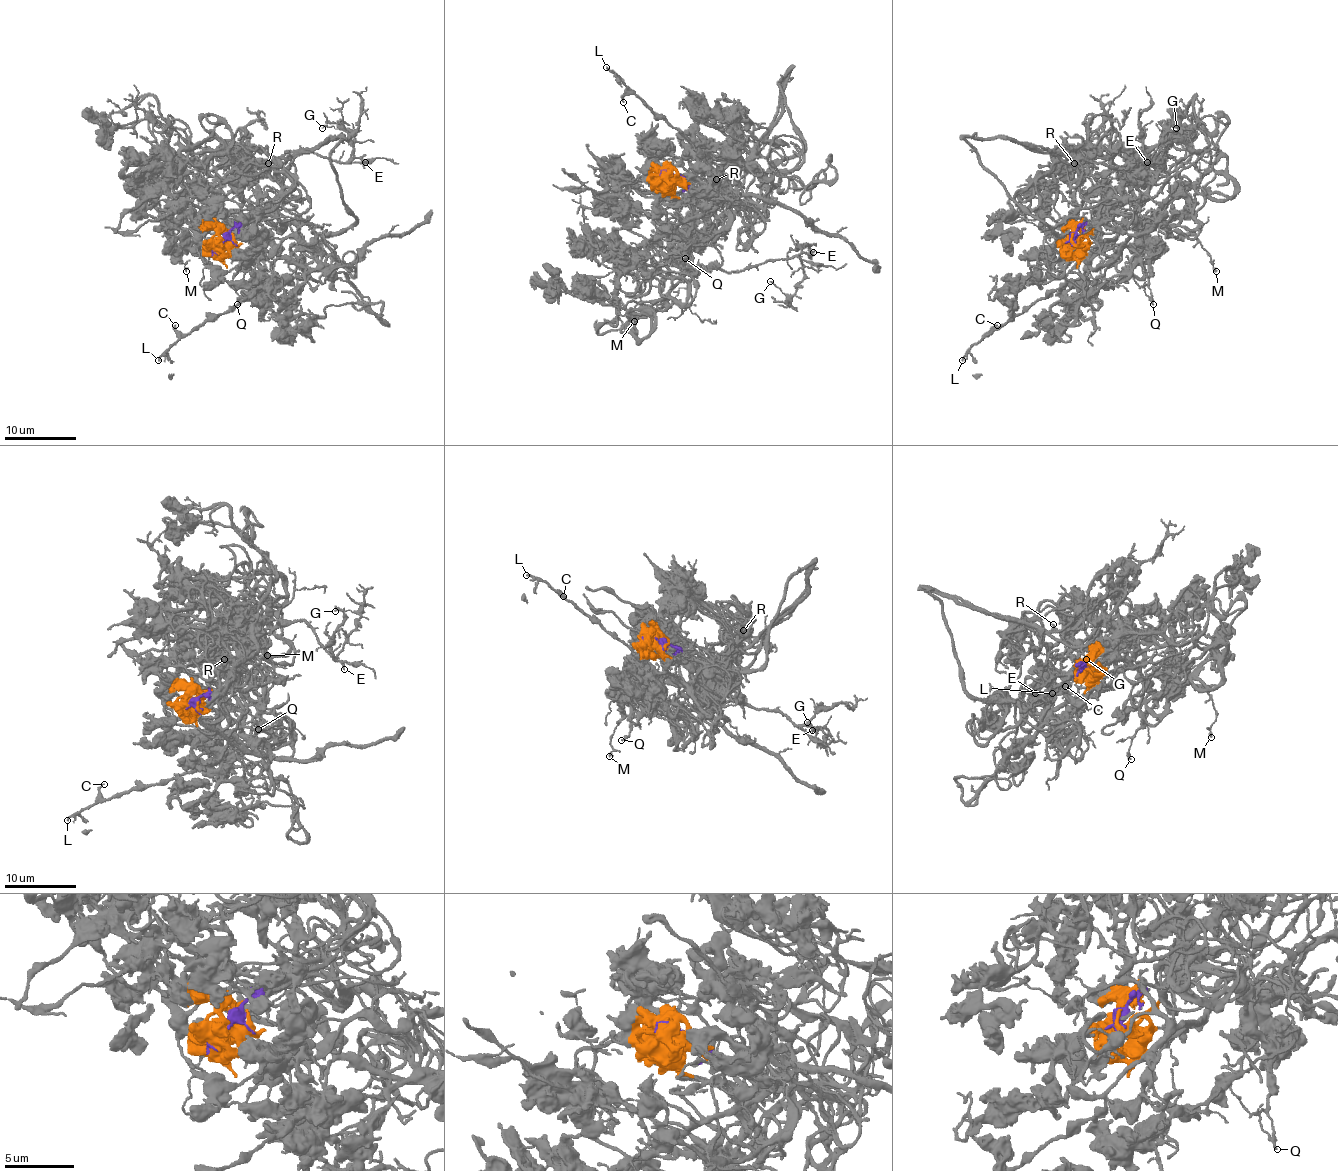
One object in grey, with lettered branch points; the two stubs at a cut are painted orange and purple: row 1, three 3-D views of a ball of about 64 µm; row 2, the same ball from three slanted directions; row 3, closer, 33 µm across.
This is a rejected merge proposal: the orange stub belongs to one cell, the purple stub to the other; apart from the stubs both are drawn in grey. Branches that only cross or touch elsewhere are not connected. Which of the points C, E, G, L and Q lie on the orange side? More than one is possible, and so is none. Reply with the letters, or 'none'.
none

